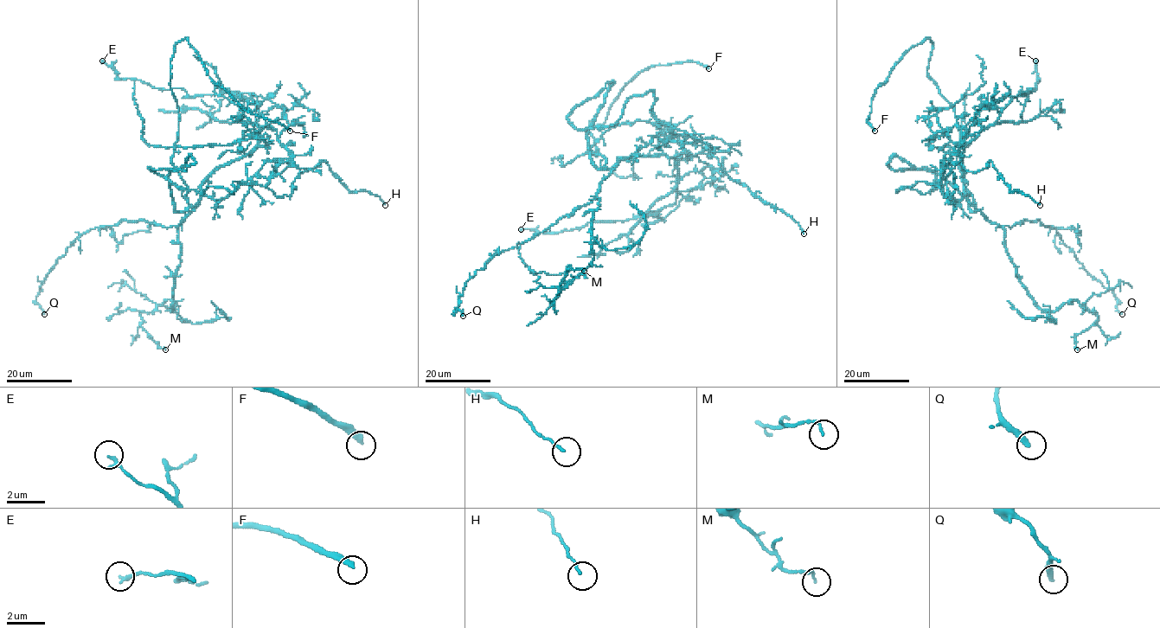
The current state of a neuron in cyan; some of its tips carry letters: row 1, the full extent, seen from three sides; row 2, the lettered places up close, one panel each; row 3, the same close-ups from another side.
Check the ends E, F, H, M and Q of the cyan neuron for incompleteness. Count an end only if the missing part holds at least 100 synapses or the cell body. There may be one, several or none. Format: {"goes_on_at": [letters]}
{"goes_on_at": ["F"]}

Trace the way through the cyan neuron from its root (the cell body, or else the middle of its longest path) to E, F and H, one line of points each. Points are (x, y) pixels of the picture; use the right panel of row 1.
E: (970, 192), (975, 205), (964, 189), (963, 149), (1015, 97), (1028, 96), (1028, 87), (1036, 86), (1035, 60)
F: (970, 192), (957, 162), (954, 108), (927, 72), (928, 37), (876, 89), (868, 118), (874, 131)
H: (970, 192), (975, 205), (943, 190), (949, 162), (977, 172), (990, 160), (1010, 190), (1040, 205)

